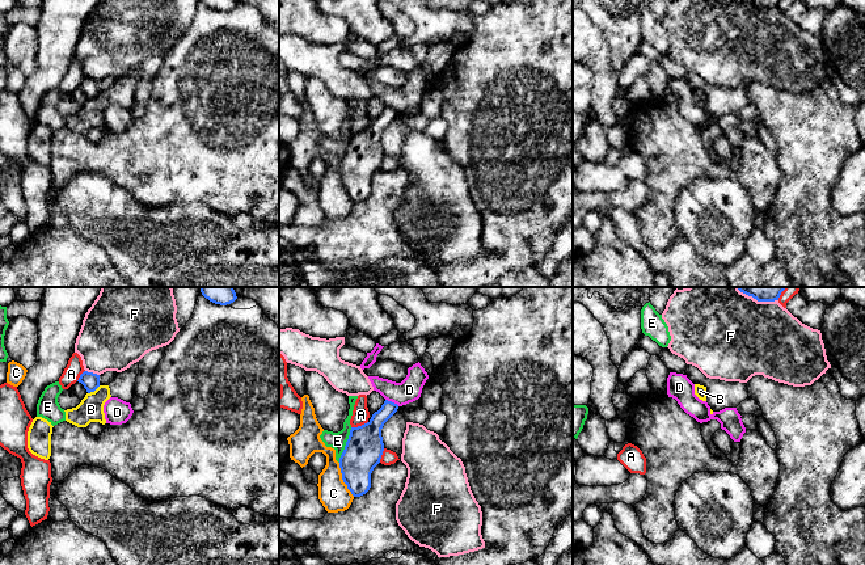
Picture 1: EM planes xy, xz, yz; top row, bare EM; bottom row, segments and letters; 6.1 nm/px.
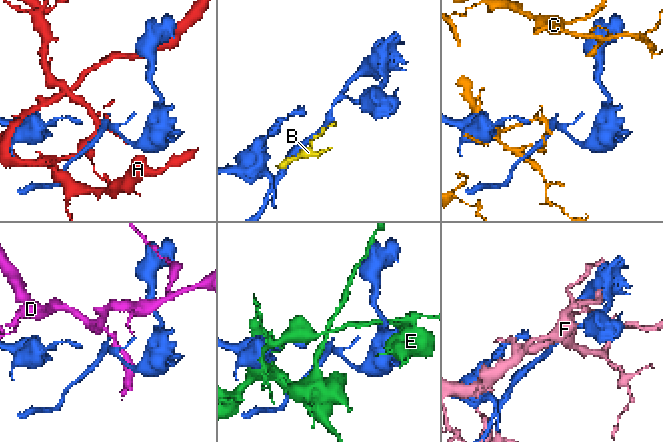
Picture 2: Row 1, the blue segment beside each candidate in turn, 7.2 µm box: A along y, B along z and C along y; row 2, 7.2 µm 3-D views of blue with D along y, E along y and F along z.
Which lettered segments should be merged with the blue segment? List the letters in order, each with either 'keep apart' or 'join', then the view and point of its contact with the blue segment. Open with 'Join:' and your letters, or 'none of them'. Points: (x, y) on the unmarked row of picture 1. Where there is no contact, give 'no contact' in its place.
Join: none of them
A: keep apart | xz (359, 133)
B: keep apart | xy (93, 97)
C: keep apart | xz (342, 185)
D: keep apart | xz (391, 108)
E: keep apart | xz (346, 151)
F: keep apart | xy (92, 79)

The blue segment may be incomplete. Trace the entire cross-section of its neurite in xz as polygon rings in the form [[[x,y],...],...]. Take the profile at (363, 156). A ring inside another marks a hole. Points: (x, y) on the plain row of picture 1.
[[[385,106],[367,130],[350,136],[339,174],[342,186],[354,203],[366,201],[371,194],[371,180],[384,157],[381,135],[397,115],[397,110]]]

